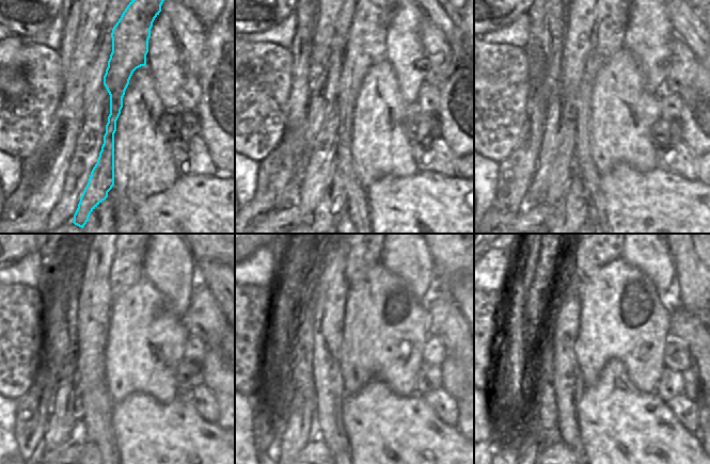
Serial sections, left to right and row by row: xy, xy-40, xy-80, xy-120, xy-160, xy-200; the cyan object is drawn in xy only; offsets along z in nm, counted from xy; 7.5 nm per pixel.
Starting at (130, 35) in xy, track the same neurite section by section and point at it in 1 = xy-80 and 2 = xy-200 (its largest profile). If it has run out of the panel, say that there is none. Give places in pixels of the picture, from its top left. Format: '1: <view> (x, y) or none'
1: xy-80 (608, 34)
2: xy-200 (587, 260)

